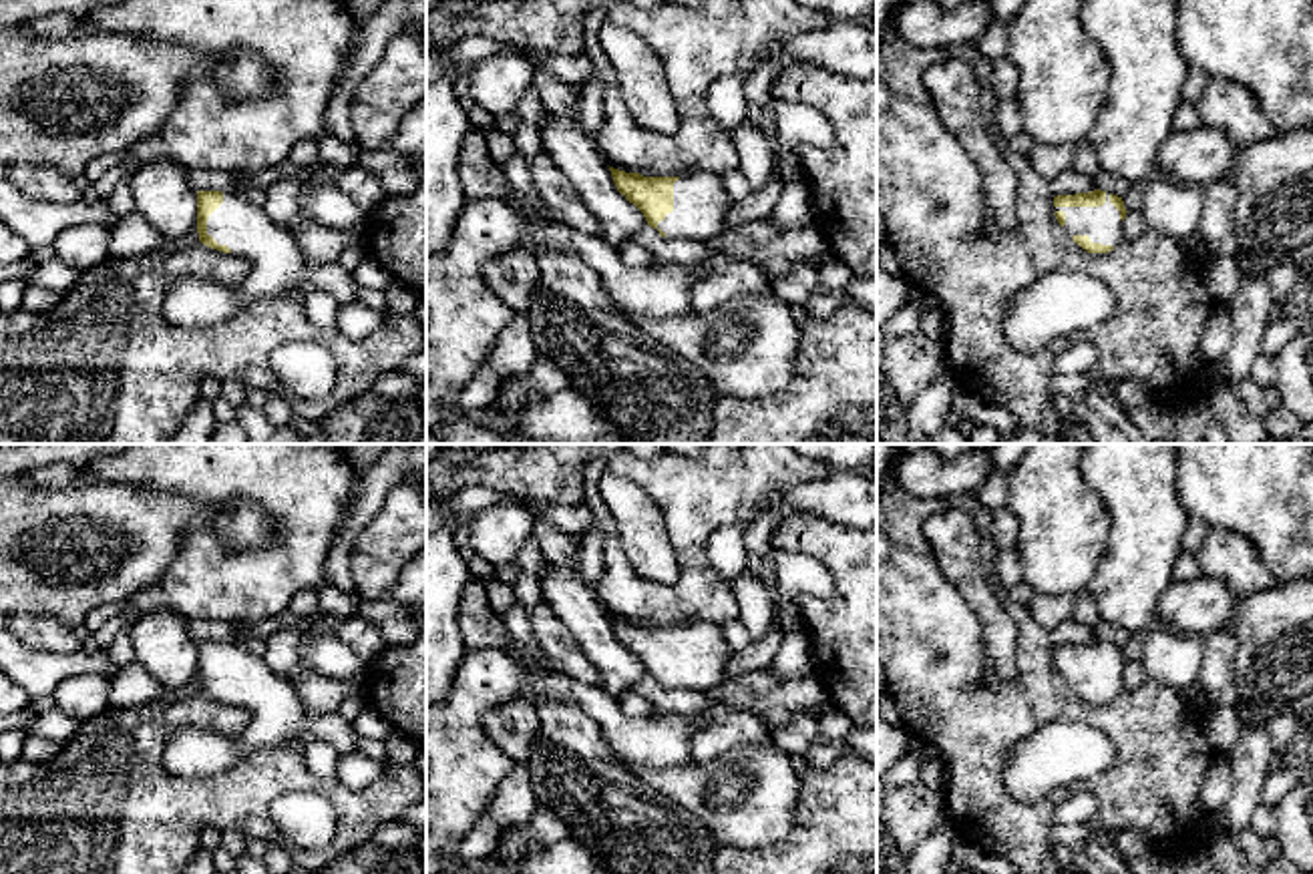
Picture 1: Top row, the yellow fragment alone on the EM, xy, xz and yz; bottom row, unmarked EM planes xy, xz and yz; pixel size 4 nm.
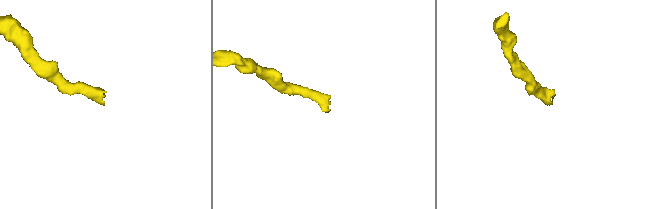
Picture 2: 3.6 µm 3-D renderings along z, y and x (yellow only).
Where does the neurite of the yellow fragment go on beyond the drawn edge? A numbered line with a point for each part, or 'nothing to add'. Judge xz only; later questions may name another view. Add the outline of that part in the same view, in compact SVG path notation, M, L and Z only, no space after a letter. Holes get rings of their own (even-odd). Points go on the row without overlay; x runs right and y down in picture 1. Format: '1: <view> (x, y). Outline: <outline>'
1: xz (700, 656). Outline: M688 623L674 633L674 661L658 673L668 689L710 693L728 681L734 653L718 623Z

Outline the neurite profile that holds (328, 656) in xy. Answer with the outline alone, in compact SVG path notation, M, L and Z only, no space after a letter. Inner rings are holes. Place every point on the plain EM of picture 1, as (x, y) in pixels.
M306 637L302 663L328 677L356 677L366 671L364 659L334 637Z

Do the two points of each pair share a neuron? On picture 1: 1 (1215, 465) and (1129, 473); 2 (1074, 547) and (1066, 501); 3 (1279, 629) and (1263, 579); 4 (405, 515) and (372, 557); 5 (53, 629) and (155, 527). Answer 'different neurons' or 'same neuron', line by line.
1: different neurons
2: same neuron
3: different neurons
4: same neuron
5: different neurons

